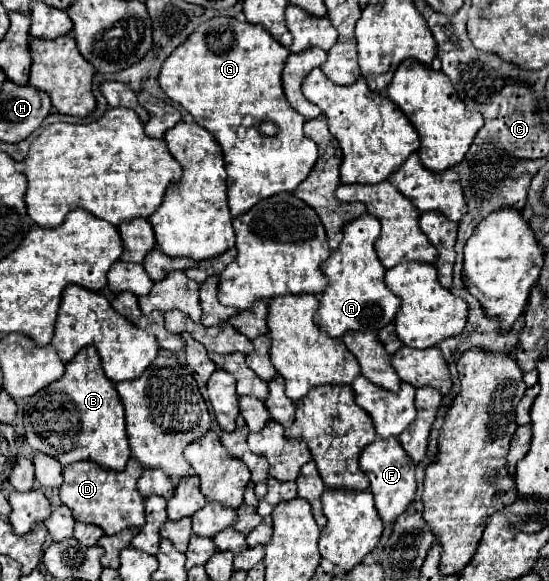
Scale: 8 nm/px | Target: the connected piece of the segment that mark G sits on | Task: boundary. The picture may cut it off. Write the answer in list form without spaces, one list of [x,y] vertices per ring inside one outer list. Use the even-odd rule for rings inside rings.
[[[214,17],[202,23],[170,57],[162,63],[160,85],[162,91],[176,103],[180,103],[198,125],[210,131],[222,147],[224,163],[228,171],[228,203],[230,213],[242,215],[258,201],[276,193],[294,191],[312,171],[318,149],[312,139],[302,131],[304,117],[296,113],[284,97],[280,73],[290,51],[282,47],[262,25],[242,23],[232,17]],[[244,117],[252,117],[252,125],[242,125]]]

